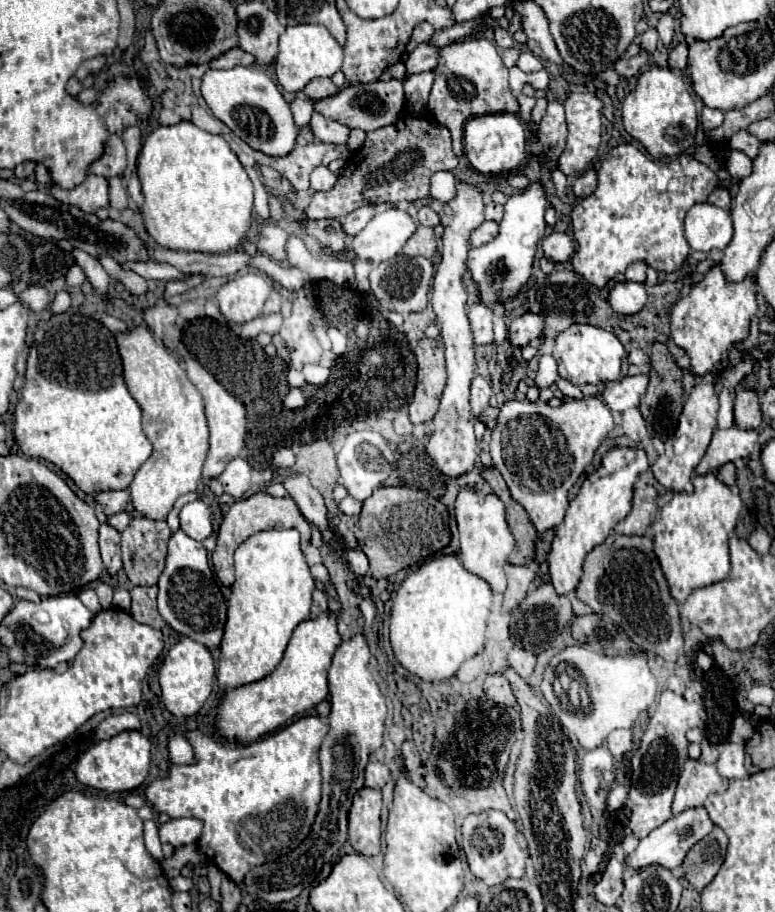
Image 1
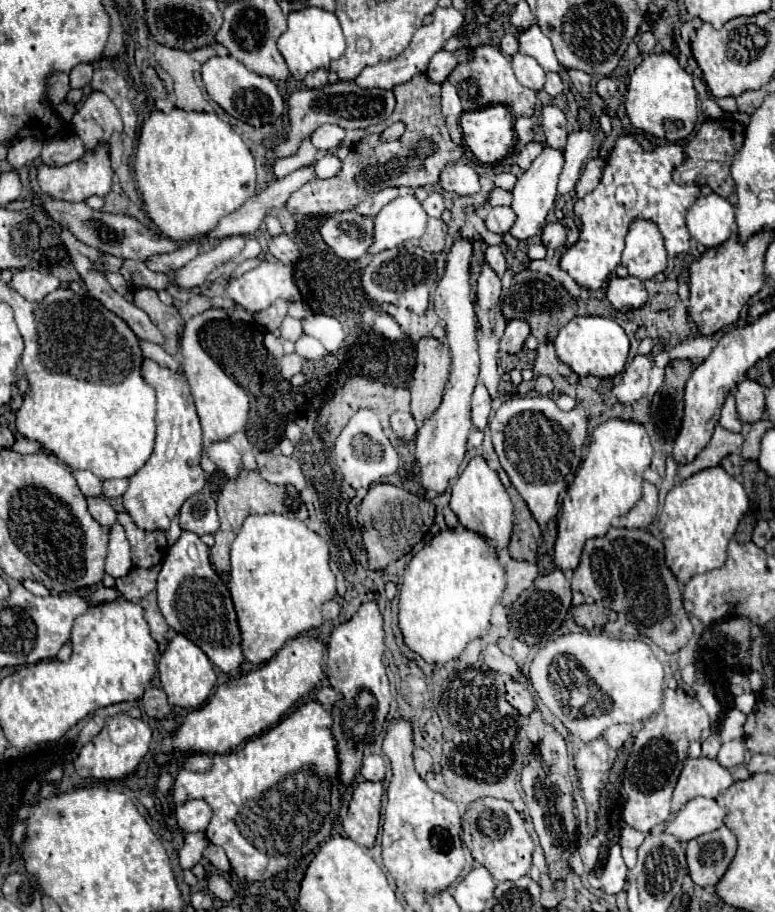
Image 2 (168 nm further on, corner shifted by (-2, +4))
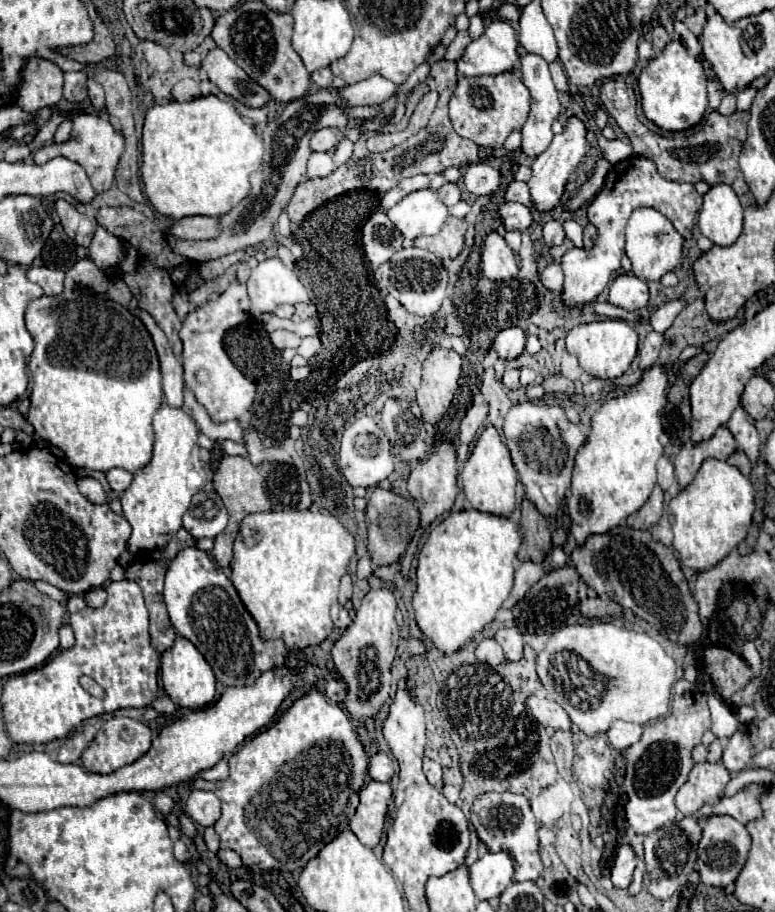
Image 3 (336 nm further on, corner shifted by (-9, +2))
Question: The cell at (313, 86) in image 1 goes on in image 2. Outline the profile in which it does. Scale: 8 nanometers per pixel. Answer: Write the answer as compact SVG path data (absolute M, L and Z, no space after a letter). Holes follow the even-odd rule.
M314 70L304 78L304 84L308 88L322 88L328 84L328 72L326 70Z

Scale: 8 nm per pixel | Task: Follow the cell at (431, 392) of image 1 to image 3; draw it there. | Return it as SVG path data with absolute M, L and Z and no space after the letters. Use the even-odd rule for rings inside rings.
M435 346L423 362L421 386L417 390L417 404L423 420L437 424L447 412L459 384L461 356L455 350Z

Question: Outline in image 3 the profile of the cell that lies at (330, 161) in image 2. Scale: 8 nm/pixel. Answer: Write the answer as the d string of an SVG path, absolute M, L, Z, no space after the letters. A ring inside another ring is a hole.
M343 138L343 140L337 144L335 152L333 152L333 162L335 162L335 168L343 166L343 164L351 158L351 154L353 154L353 142L351 142L351 140L347 140L347 138Z

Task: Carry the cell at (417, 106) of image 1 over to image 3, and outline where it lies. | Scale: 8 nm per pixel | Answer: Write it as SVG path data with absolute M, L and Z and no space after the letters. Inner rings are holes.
M493 20L485 32L473 40L457 60L459 76L483 76L513 70L513 62L523 54L517 34L505 20Z

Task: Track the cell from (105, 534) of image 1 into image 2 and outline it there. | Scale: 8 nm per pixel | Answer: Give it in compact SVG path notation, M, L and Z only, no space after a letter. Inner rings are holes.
M90 496L86 498L86 502L88 502L88 510L94 516L94 520L104 524L106 528L110 528L110 524L116 524L116 512L102 496L96 496L96 498Z

